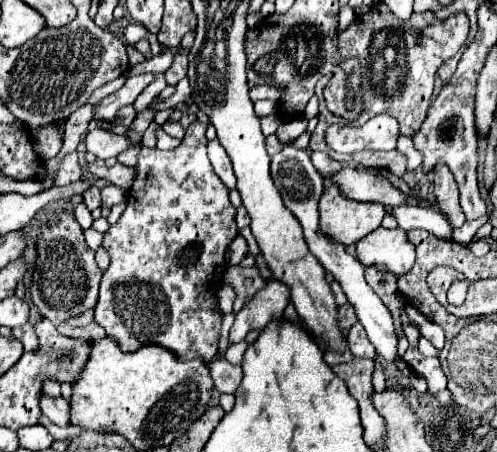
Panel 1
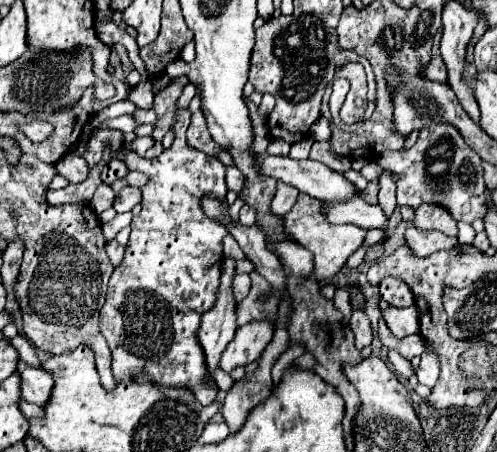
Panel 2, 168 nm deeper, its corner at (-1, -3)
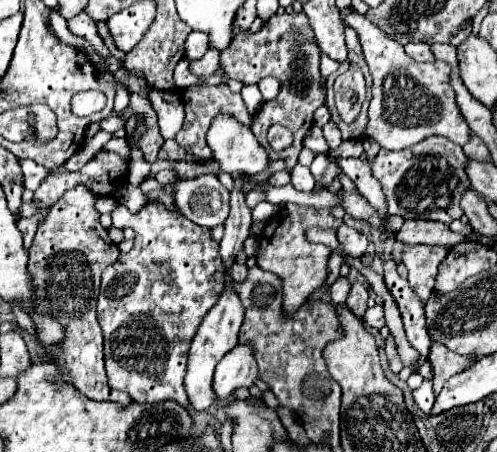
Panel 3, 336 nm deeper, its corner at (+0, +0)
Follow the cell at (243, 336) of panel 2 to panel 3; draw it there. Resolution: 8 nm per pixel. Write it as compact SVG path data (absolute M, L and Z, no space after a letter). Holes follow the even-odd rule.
M238 343L220 361L214 373L214 391L218 399L228 399L236 387L250 387L258 377L254 347L250 343Z

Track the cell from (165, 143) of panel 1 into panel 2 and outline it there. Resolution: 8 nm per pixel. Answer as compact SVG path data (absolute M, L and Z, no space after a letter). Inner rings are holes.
M151 136L135 138L133 142L125 142L125 144L123 144L123 148L127 148L127 152L133 150L133 152L137 152L139 156L143 156L143 154L147 152L147 148L151 148L151 146L153 146L153 138L151 138Z

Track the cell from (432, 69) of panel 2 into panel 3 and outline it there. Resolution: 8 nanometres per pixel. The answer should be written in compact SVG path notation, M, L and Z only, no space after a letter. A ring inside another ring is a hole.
M408 43L404 49L414 61L428 61L428 63L436 61L436 57L430 51L430 45L426 45L426 43Z

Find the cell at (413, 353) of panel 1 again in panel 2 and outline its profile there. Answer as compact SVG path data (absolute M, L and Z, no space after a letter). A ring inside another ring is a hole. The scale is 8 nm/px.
M391 306L381 310L381 316L385 318L385 324L391 330L391 334L397 338L405 338L409 334L419 332L419 312L415 306L409 306L409 308Z

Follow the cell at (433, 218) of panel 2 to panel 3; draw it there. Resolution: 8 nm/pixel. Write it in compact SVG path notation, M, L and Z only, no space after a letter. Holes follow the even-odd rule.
M410 219L404 221L402 229L396 233L398 241L404 243L424 243L424 245L448 245L454 247L462 243L466 237L462 233L454 233L448 225L430 219Z

